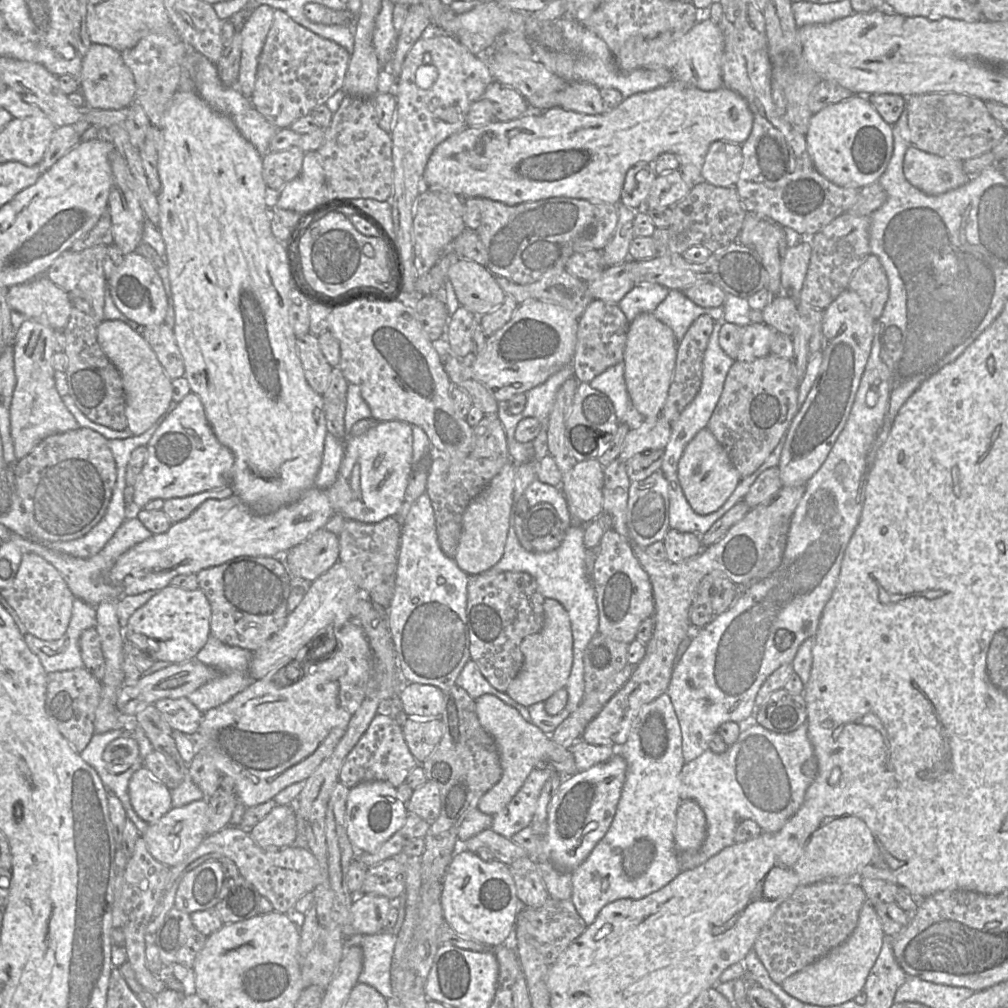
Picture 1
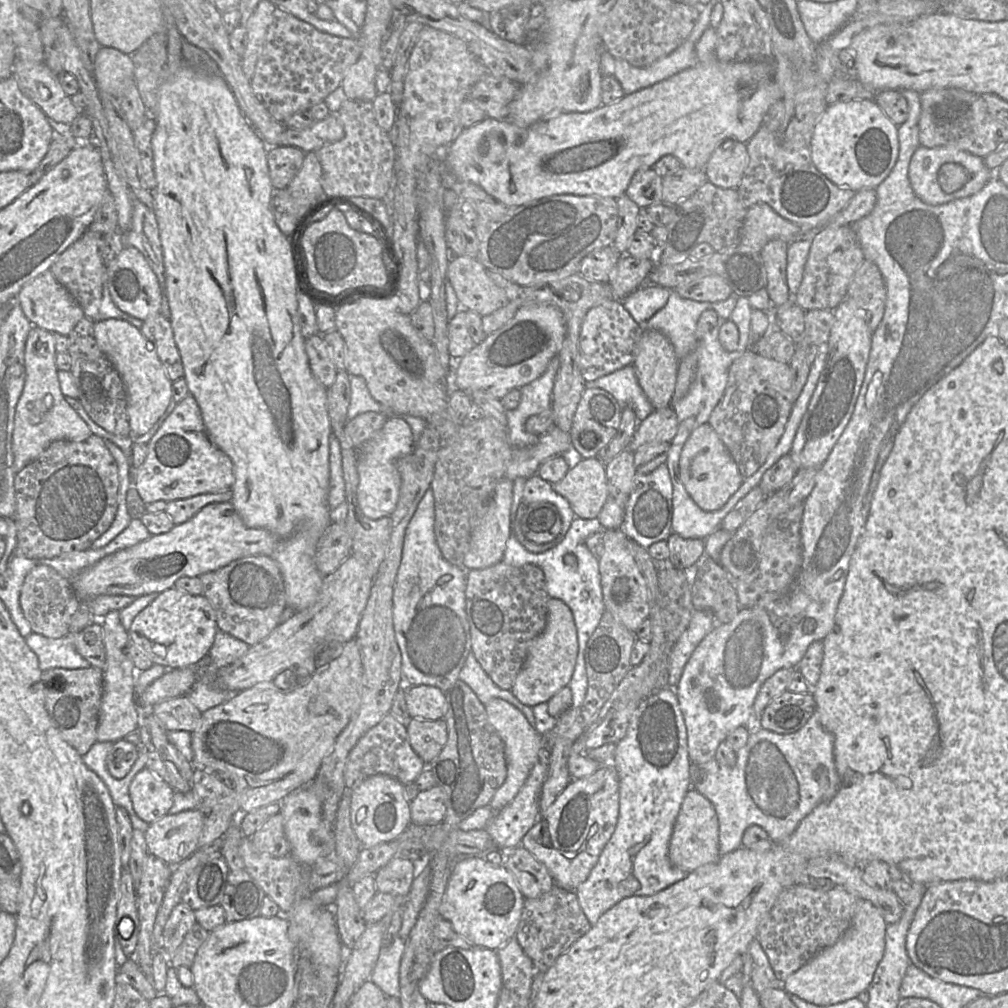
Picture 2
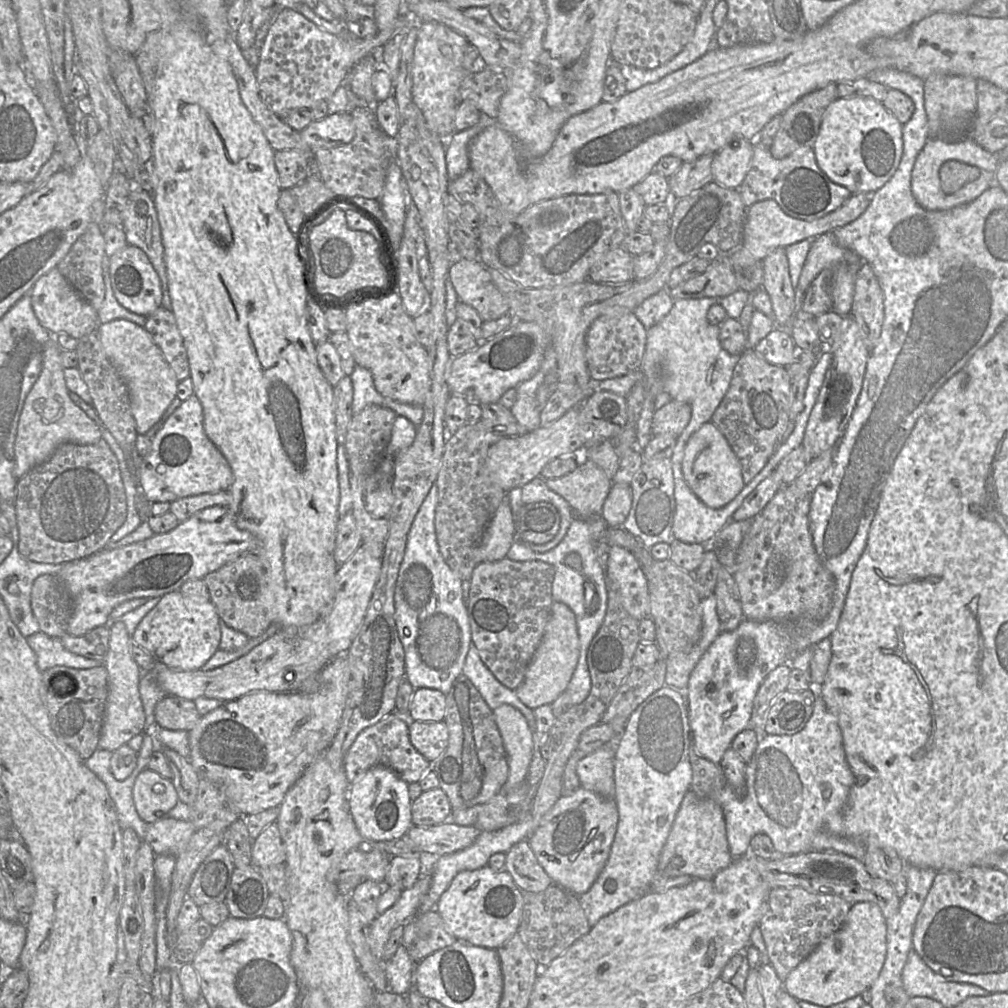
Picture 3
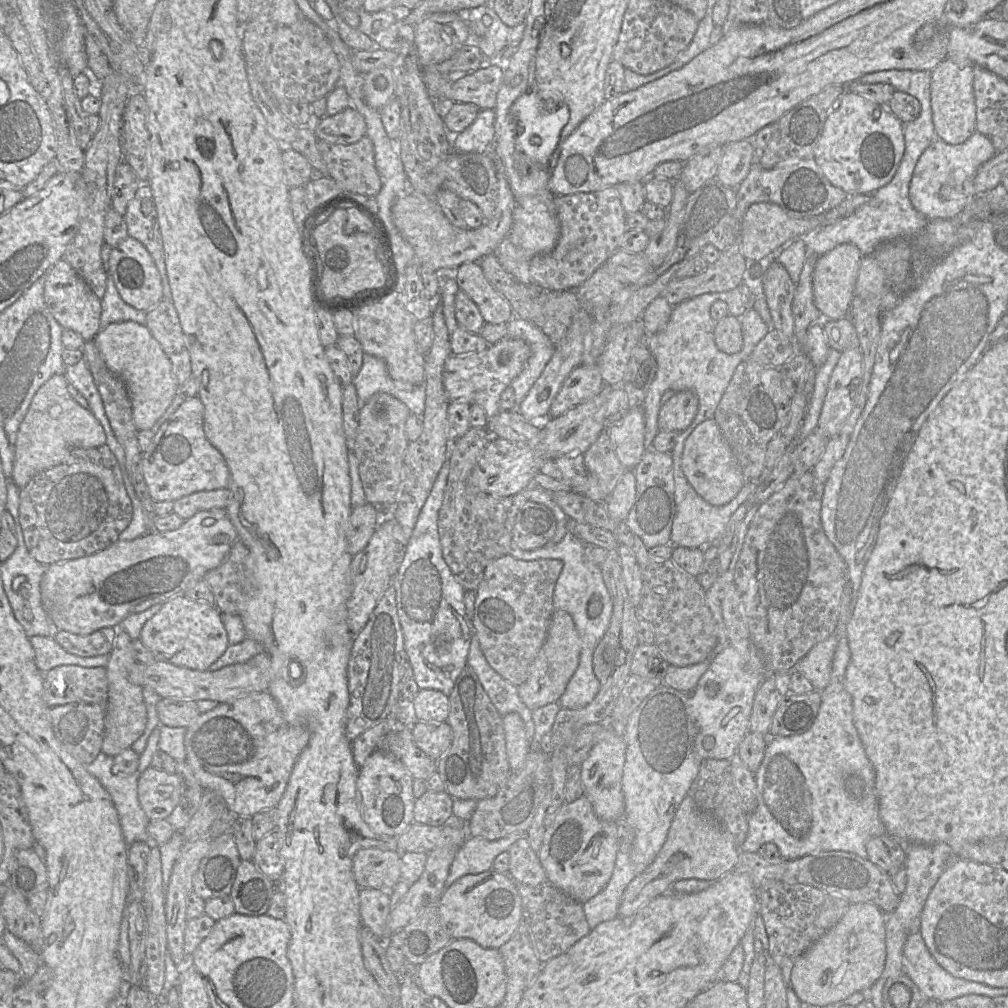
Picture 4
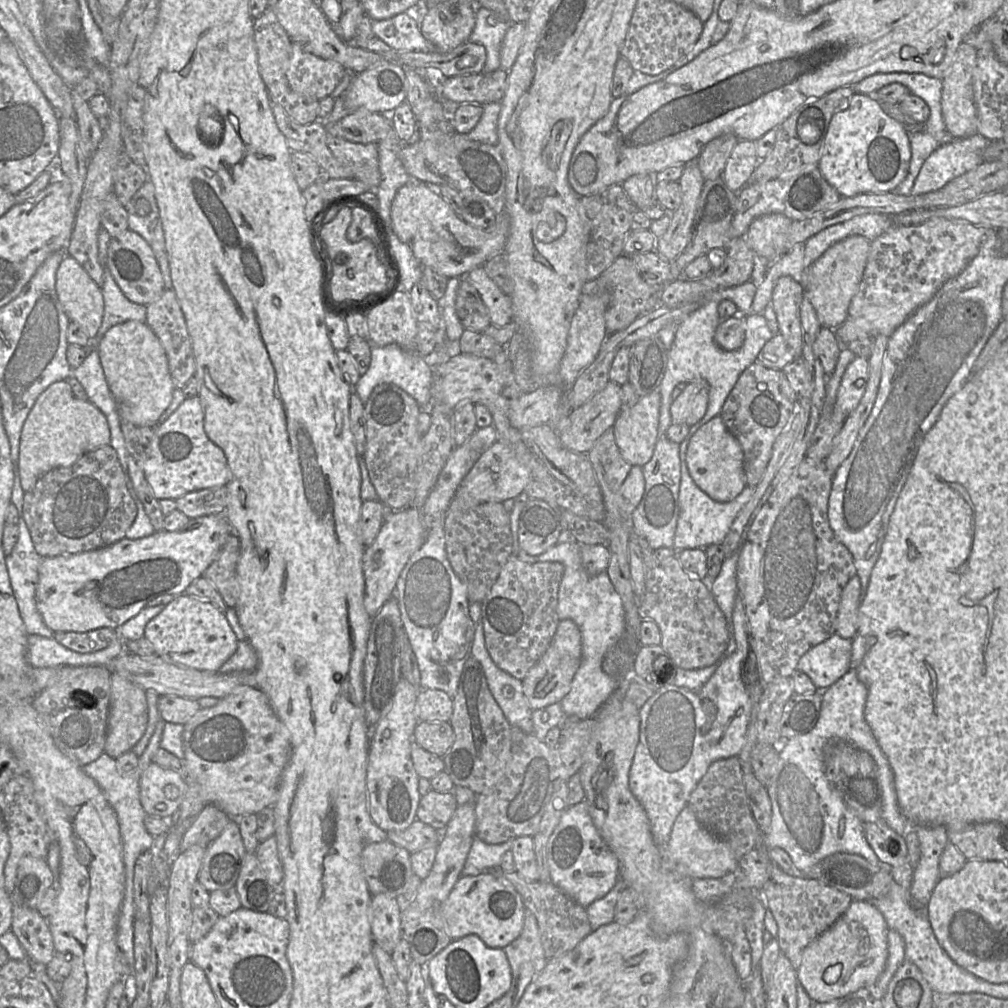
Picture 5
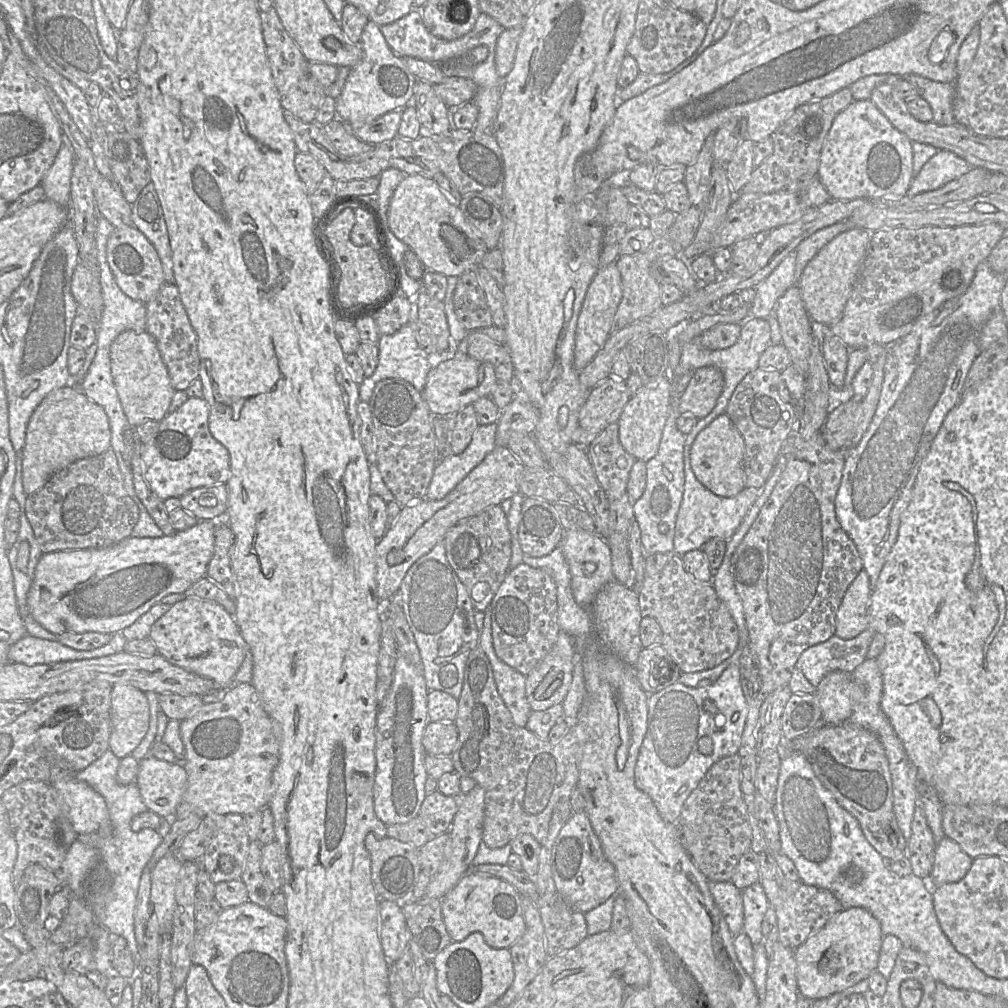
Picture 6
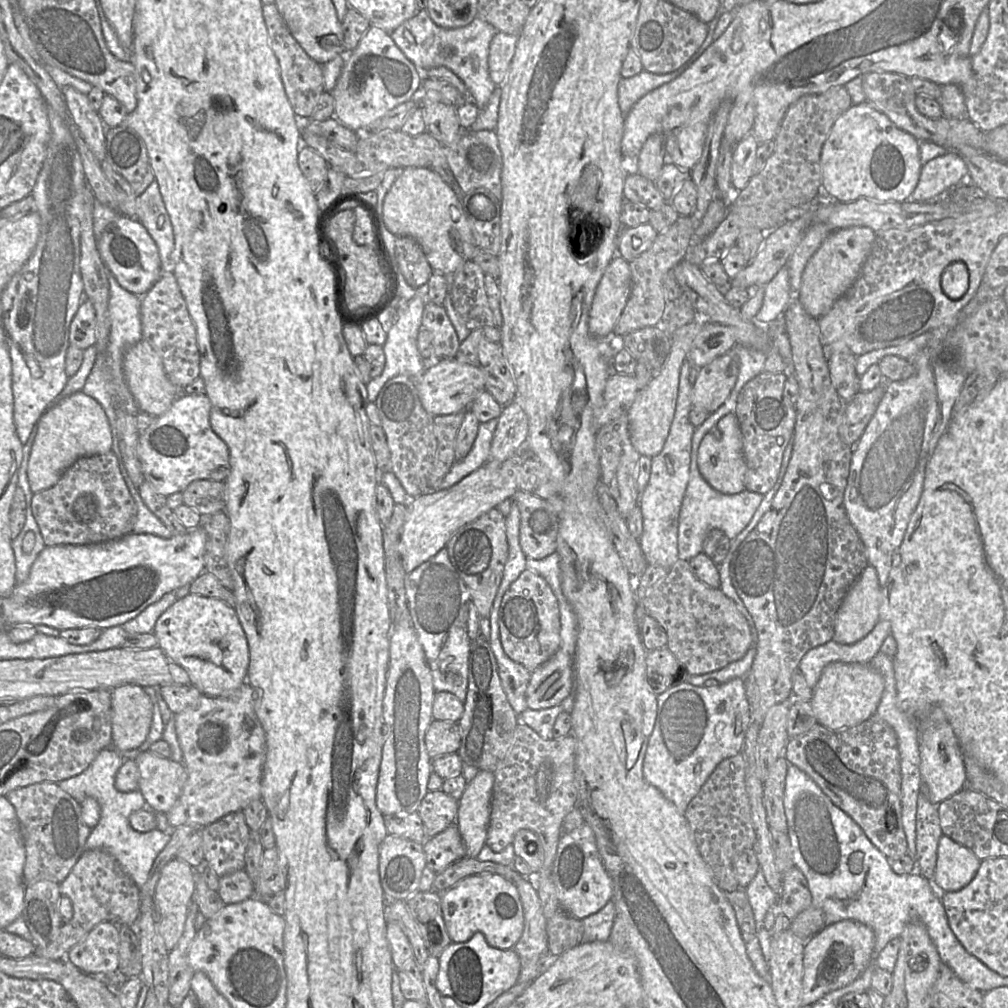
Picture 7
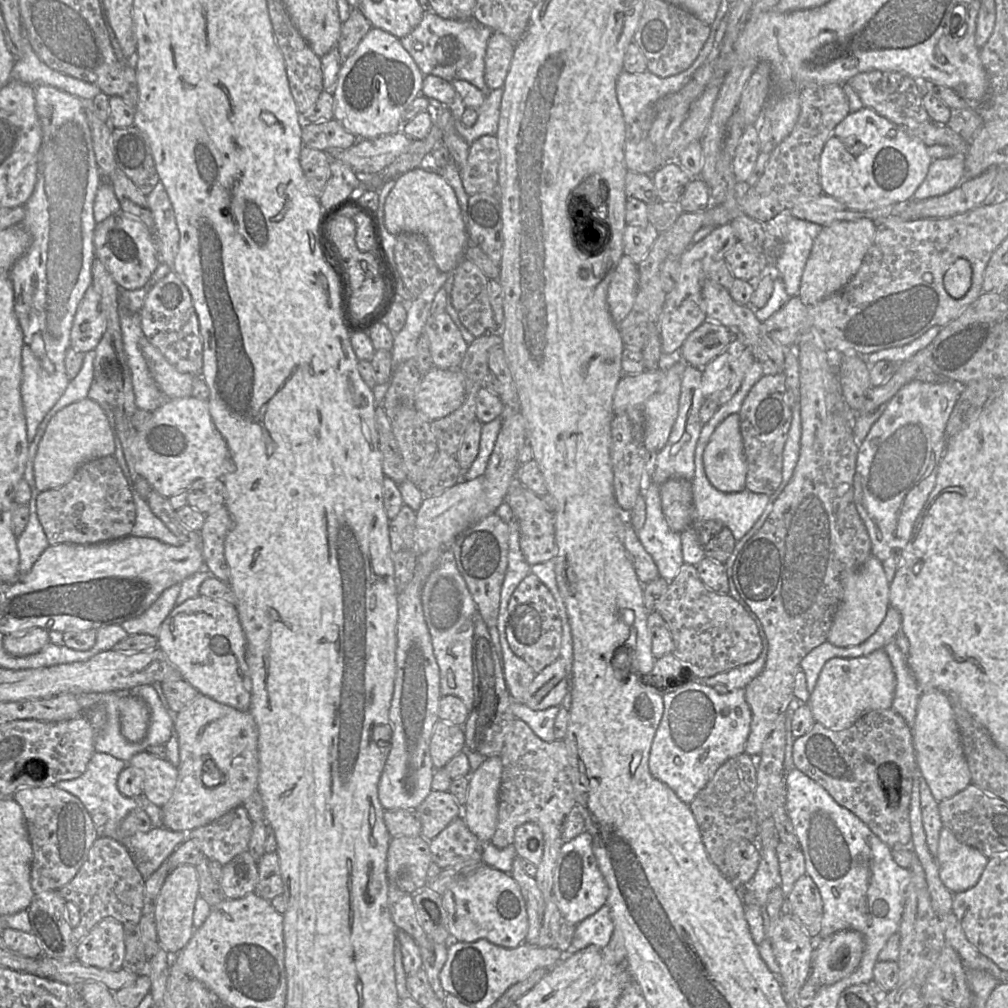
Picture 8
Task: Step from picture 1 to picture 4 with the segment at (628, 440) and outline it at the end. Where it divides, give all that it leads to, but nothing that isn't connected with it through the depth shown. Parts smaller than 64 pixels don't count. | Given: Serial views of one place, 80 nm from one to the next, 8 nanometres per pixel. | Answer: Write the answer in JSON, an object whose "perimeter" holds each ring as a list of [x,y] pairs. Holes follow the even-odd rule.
{"perimeter":[[[691,390],[677,392],[659,411],[660,431],[685,430],[693,422],[698,407],[699,399],[695,392]]]}

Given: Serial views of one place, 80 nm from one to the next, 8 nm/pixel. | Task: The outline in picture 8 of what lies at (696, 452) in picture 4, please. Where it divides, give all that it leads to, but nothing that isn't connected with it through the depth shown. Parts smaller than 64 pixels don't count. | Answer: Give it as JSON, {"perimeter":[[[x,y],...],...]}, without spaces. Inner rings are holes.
{"perimeter":[[[737,413],[715,429],[704,450],[703,464],[707,478],[717,490],[735,493],[746,489],[747,465]]]}

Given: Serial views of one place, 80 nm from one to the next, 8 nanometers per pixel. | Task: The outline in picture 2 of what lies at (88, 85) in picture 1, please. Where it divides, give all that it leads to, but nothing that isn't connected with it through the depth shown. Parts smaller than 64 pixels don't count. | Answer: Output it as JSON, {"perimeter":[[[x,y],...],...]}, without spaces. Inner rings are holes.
{"perimeter":[[[101,47],[92,74],[99,92],[120,99],[134,84],[134,63],[128,54],[115,48]]]}

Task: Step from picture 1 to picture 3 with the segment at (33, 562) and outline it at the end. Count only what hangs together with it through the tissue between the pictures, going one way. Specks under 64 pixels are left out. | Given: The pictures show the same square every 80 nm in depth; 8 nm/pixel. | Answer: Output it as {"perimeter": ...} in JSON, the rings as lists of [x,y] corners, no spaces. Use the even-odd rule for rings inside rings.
{"perimeter":[[[42,574],[34,580],[30,604],[41,632],[58,639],[67,633],[72,601],[57,575]]]}

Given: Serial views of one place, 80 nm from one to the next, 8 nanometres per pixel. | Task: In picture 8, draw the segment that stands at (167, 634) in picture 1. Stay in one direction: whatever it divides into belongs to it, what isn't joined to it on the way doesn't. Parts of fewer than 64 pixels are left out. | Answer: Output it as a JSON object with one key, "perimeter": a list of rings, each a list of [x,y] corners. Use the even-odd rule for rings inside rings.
{"perimeter":[[[198,595],[175,606],[160,626],[158,645],[167,660],[181,673],[182,678],[199,694],[242,712],[249,712],[251,704],[251,678],[246,663],[246,638],[235,606]]]}

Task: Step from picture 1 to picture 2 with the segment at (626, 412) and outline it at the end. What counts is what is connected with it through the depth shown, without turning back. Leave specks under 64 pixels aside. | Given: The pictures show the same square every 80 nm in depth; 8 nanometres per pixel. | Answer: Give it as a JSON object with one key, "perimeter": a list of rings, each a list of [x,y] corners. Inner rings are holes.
{"perimeter":[[[633,365],[586,382],[586,387],[600,388],[609,392],[622,409],[631,407],[638,419],[638,424],[655,410],[638,383]]]}

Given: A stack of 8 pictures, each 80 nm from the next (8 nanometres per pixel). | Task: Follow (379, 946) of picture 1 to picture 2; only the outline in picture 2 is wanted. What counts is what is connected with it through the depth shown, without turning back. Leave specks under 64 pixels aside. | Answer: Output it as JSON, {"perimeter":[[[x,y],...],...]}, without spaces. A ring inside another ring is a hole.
{"perimeter":[[[396,937],[391,944],[381,947],[369,980],[375,983],[387,997],[399,998],[399,969],[405,948],[405,939]]]}

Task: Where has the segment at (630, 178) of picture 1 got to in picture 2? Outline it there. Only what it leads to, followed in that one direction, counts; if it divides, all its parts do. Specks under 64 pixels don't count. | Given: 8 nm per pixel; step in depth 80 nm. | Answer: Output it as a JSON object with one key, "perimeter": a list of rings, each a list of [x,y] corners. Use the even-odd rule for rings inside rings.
{"perimeter":[[[654,168],[639,171],[631,179],[625,194],[641,209],[661,203],[662,177]]]}

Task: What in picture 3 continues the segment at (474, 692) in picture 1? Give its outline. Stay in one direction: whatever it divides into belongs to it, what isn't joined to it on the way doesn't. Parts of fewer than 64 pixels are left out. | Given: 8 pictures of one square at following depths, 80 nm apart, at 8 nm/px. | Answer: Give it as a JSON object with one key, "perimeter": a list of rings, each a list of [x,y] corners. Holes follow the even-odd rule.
{"perimeter":[[[473,644],[468,651],[462,674],[471,680],[491,710],[496,709],[502,704],[514,706],[526,718],[528,726],[533,734],[537,734],[533,710],[519,700],[515,690],[505,687],[496,679],[481,660]]]}

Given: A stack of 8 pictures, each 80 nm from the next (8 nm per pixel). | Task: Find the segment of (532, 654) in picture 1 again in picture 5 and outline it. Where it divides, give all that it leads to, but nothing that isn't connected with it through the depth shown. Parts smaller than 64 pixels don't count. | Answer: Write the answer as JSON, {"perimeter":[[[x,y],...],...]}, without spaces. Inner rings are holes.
{"perimeter":[[[571,619],[560,620],[547,650],[522,680],[523,693],[532,710],[562,701],[569,692],[573,677],[580,666],[581,655],[582,637],[579,627]]]}

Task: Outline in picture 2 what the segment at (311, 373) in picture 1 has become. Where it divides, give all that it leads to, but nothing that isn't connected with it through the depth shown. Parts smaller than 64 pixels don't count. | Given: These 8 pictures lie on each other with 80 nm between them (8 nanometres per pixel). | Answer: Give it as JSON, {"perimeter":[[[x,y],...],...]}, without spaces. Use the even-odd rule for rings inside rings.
{"perimeter":[[[322,334],[305,339],[304,344],[313,375],[323,387],[329,388],[335,382],[337,369],[329,356],[328,346]]]}

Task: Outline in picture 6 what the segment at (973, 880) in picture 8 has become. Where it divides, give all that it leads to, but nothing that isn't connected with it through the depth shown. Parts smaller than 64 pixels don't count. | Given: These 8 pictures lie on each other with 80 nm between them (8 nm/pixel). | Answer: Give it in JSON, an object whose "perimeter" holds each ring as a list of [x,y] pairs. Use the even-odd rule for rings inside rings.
{"perimeter":[[[946,836],[938,843],[931,877],[927,879],[930,887],[955,883],[965,877],[973,859],[966,854],[958,843]]]}

